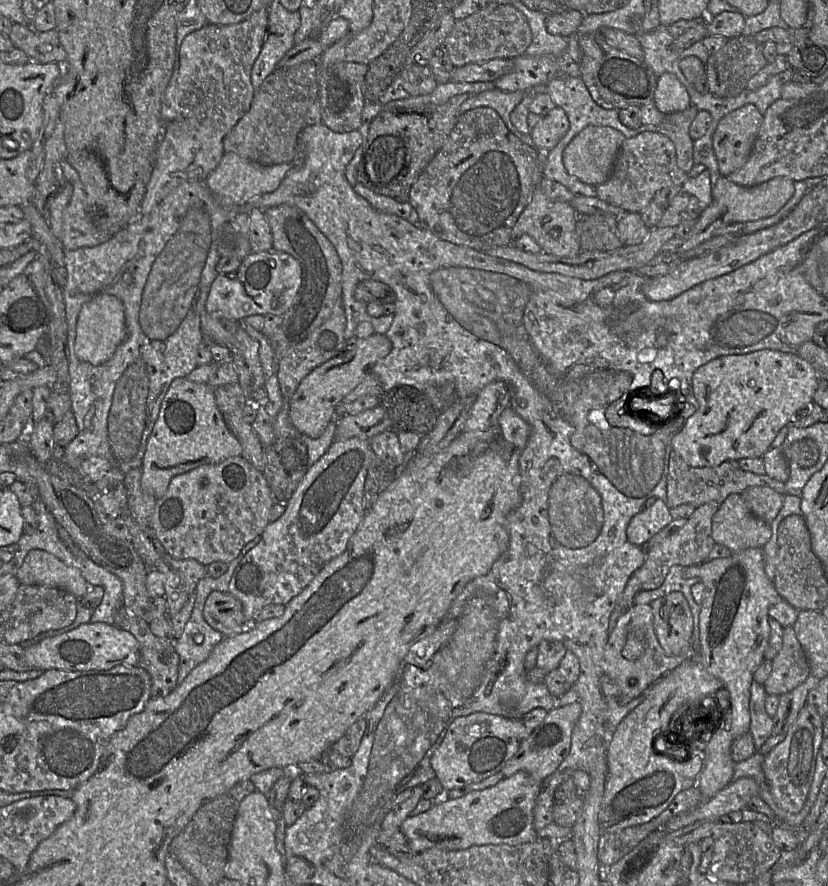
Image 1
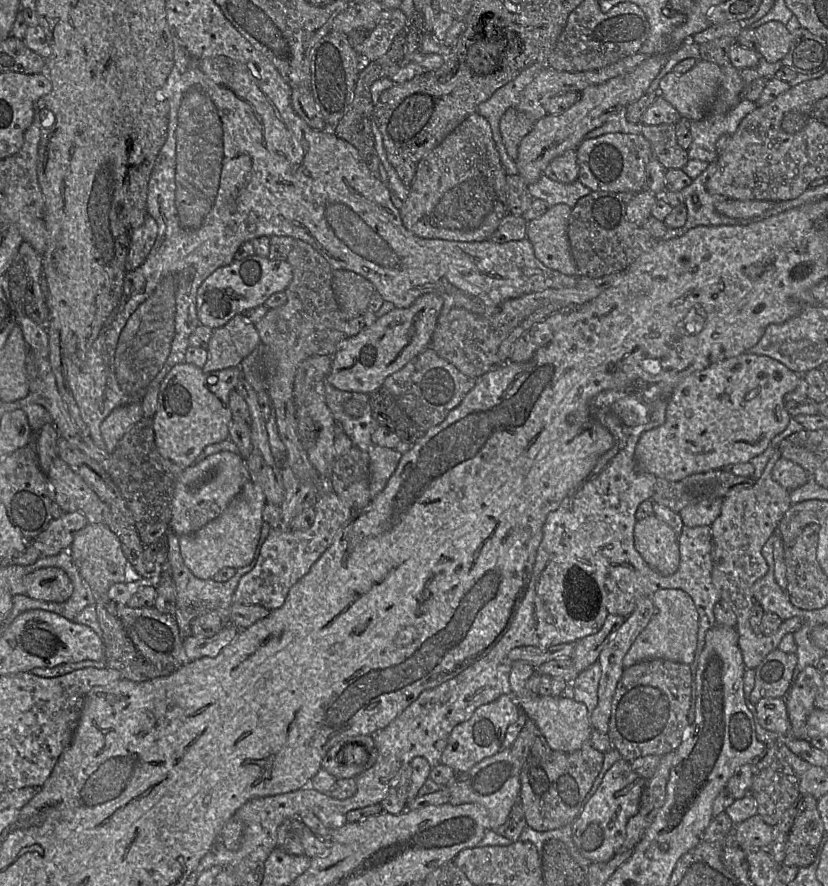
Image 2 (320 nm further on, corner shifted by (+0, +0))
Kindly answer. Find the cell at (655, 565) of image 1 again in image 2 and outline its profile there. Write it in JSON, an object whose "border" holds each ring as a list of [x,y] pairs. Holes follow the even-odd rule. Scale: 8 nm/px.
{"border":[[[609,615],[599,631],[575,643],[574,652],[570,658],[578,673],[598,660],[600,652],[615,635],[625,619],[619,615]]]}

